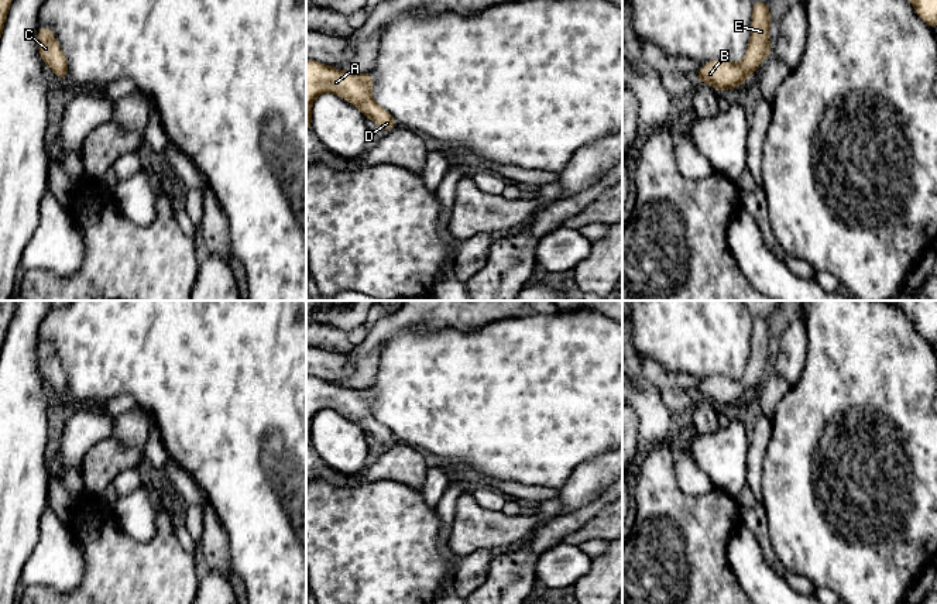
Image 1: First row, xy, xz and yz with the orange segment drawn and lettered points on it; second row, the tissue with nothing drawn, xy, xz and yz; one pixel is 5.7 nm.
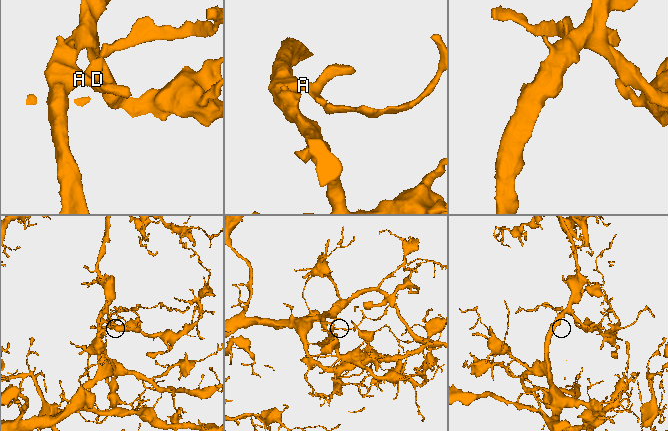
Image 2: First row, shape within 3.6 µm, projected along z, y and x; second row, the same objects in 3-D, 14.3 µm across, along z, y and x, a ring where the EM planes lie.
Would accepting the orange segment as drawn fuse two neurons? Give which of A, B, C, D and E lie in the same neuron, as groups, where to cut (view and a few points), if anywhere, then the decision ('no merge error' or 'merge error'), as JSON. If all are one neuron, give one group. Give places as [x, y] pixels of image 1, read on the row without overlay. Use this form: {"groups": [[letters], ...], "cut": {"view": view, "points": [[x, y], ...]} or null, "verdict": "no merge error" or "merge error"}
{"groups": [["A", "B", "C", "D", "E"]], "cut": null, "verdict": "no merge error"}

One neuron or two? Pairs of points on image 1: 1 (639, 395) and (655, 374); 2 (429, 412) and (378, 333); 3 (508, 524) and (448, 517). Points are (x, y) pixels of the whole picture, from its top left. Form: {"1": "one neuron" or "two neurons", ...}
{"1": "two neurons", "2": "two neurons", "3": "two neurons"}

